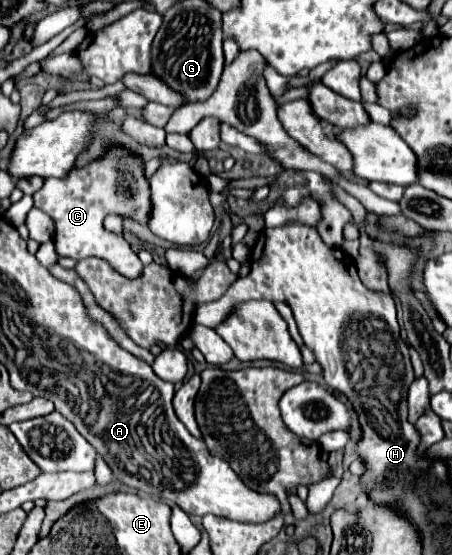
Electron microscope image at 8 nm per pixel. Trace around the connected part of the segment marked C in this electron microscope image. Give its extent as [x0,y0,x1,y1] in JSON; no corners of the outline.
[34,146,152,280]

